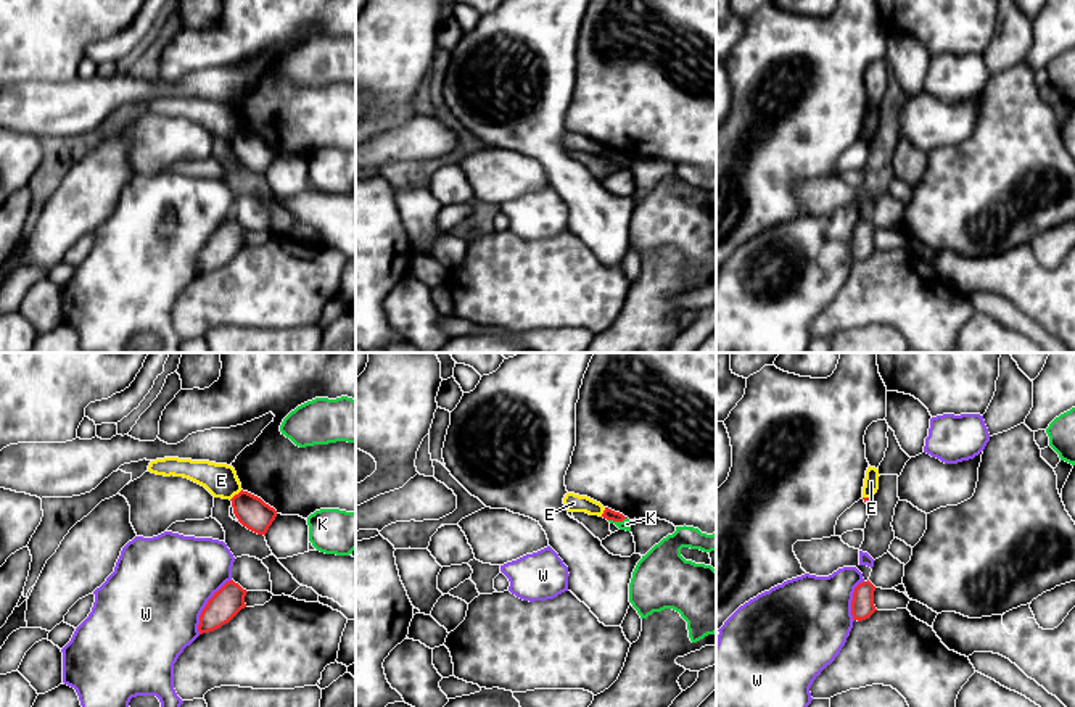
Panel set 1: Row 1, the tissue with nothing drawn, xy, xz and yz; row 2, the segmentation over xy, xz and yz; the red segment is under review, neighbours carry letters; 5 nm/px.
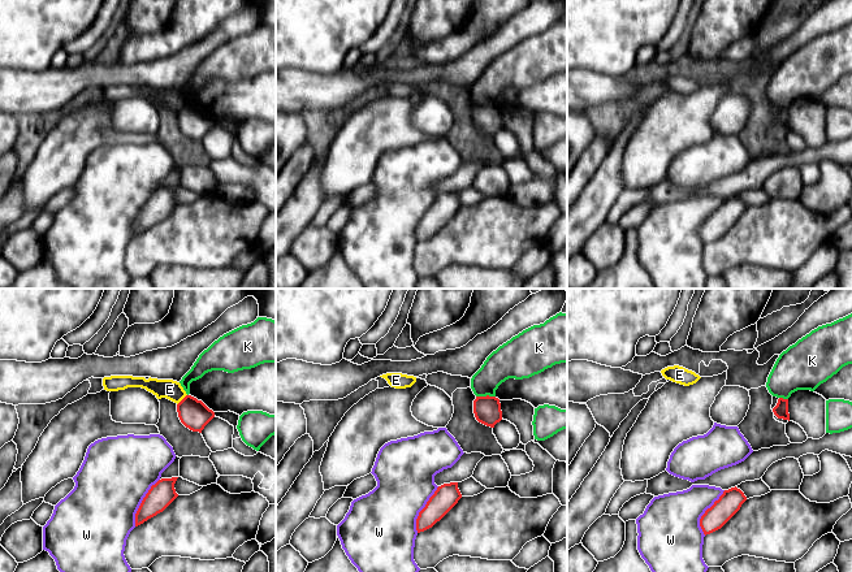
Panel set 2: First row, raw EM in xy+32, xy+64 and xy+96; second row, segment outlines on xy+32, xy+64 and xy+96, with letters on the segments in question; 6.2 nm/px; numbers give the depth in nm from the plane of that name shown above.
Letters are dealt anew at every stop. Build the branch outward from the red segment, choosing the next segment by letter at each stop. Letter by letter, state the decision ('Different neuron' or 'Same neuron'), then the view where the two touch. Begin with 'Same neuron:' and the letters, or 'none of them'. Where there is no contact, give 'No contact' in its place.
Same neuron: none of them
E: Different neuron. Touches red in xy
K: Different neuron. Touches red in xz
W: Different neuron. Touches red in xy

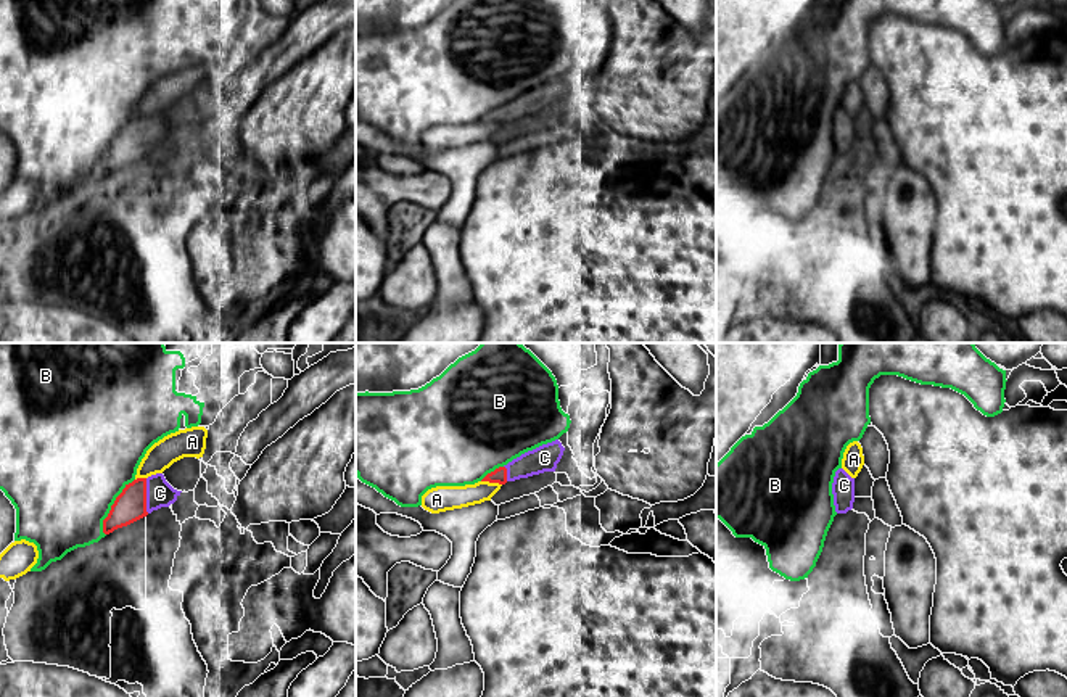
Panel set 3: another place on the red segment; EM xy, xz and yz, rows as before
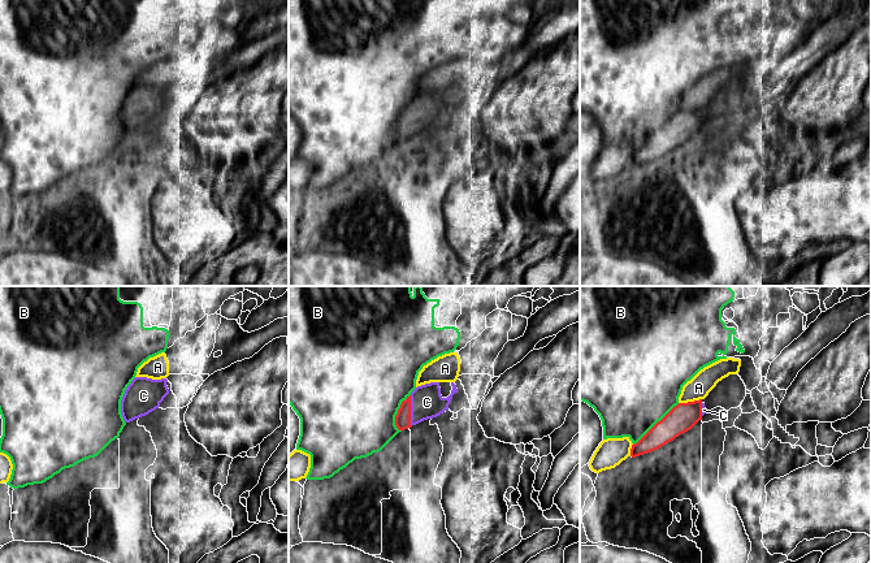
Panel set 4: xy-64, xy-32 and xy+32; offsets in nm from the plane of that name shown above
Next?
Same neuron: C
A: Different neuron. Touches red in xz
B: Different neuron. Touches red in xy
C: Same neuron. Touches red in xy

